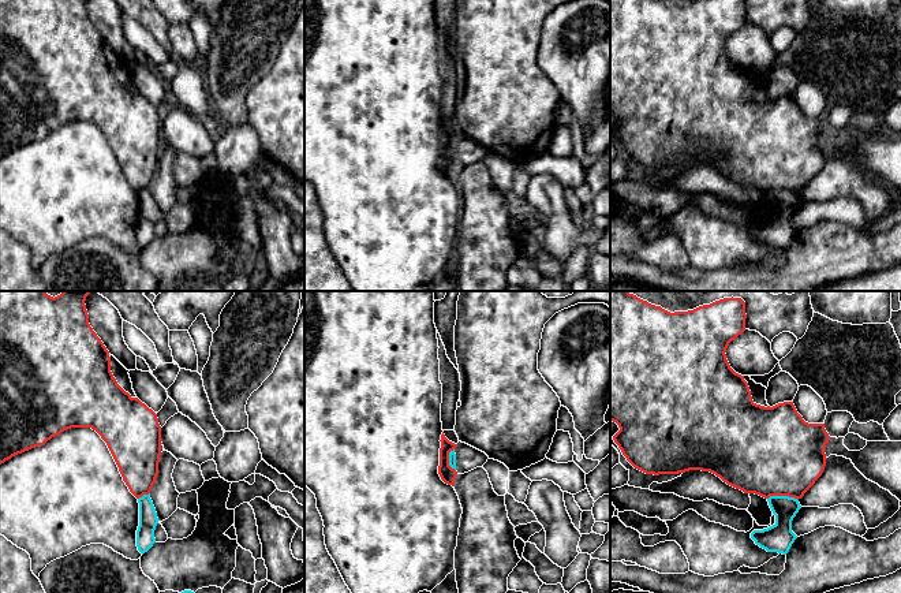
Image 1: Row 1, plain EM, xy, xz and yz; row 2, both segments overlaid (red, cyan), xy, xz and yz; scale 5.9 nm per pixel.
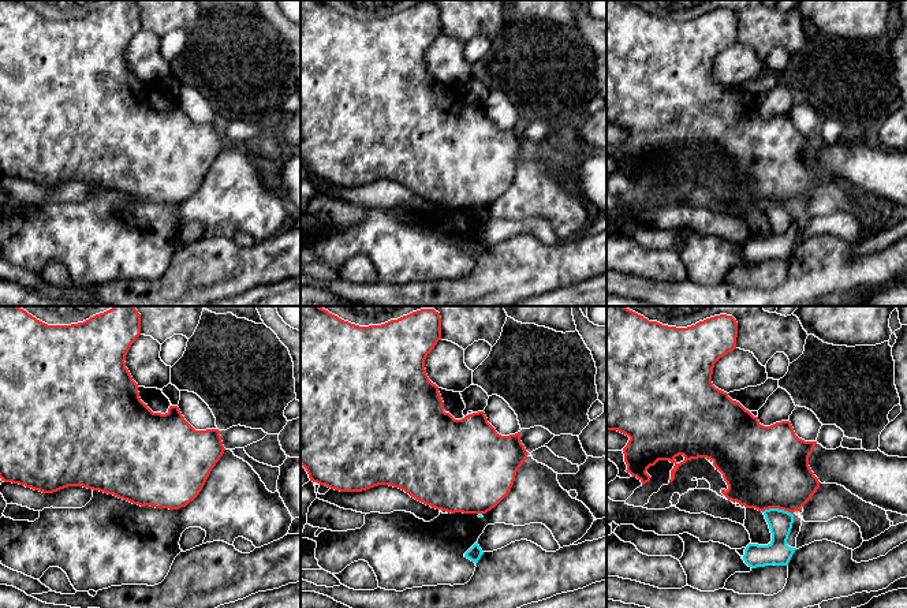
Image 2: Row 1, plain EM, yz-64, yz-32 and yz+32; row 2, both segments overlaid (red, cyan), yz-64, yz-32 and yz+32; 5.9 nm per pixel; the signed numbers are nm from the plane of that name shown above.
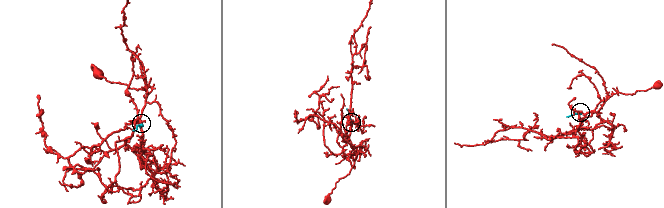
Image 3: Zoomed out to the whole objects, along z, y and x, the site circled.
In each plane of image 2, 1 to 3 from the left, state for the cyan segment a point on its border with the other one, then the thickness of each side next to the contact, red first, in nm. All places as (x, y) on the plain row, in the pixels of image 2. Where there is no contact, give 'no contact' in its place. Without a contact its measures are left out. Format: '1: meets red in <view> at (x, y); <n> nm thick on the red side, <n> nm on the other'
1: no contact
2: no contact
3: meets red in yz+32 at (777, 201); 480 nm thick on the red side, 140 nm on the other

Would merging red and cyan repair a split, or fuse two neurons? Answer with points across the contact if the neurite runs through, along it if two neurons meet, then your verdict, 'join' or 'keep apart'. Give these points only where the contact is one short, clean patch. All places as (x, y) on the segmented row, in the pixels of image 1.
border yz (767, 498), (793, 496), (797, 500); keep apart

